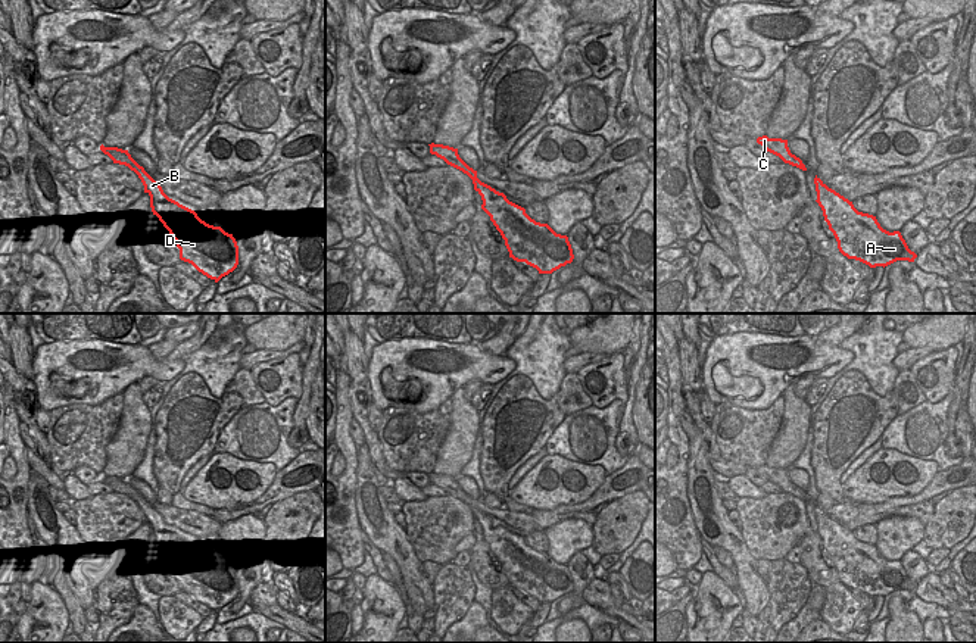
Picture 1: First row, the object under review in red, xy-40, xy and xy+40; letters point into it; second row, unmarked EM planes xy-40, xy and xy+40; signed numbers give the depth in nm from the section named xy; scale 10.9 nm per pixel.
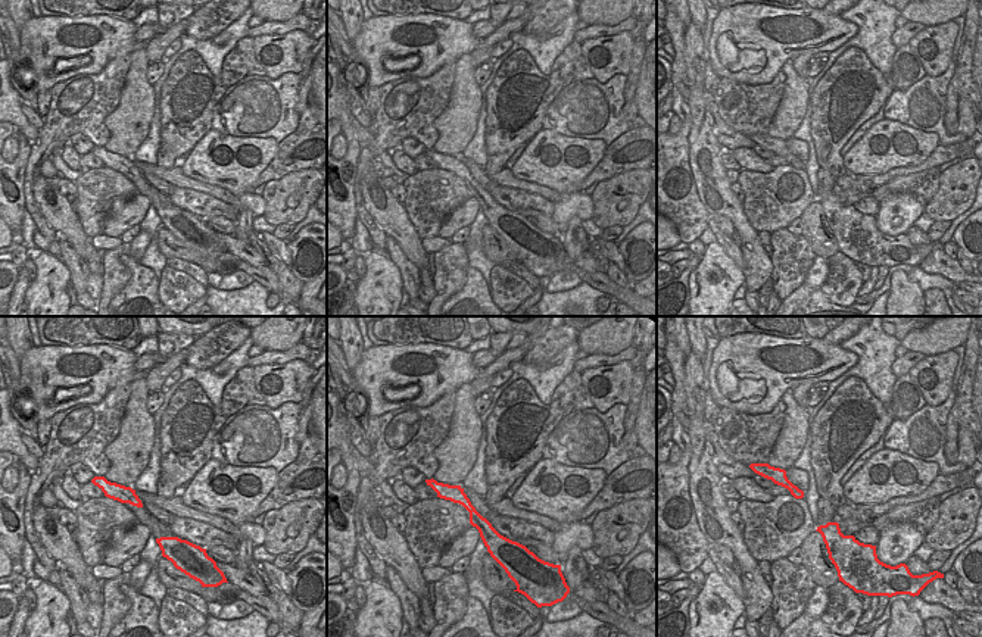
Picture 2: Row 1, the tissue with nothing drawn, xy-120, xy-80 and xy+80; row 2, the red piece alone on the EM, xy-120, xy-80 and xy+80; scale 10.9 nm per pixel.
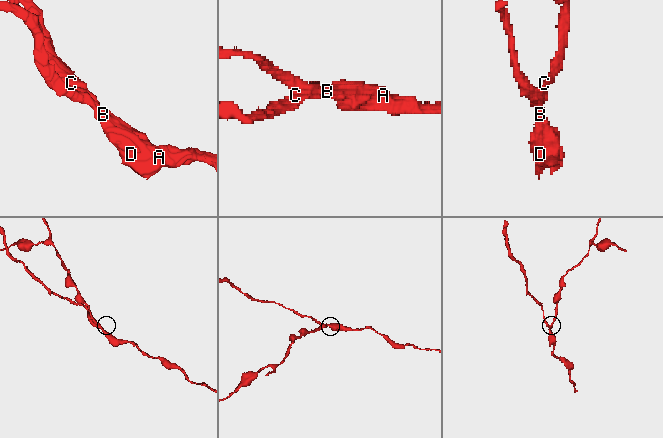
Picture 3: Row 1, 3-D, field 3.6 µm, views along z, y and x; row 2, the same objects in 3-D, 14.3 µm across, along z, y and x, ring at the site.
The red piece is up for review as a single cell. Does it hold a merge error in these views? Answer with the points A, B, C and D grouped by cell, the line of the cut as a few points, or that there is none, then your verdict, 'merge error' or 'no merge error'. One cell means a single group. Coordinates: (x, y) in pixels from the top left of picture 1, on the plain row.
groups A B D / C; cut xy-40 (127, 480), (109, 486); merge error

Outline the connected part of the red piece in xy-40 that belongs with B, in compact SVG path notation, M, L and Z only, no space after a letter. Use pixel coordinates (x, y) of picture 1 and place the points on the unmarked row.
M128 481L110 484L113 493L134 500L150 525L153 544L159 547L180 578L180 589L218 612L238 594L238 575L233 564L202 550L197 543L169 528L162 516Z

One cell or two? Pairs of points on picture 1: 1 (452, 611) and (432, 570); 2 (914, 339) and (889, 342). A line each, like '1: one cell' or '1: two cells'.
1: two cells
2: two cells

